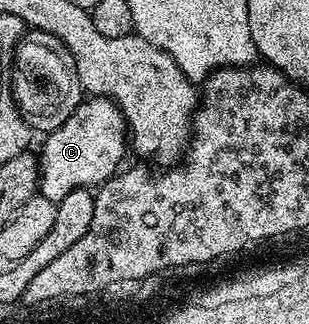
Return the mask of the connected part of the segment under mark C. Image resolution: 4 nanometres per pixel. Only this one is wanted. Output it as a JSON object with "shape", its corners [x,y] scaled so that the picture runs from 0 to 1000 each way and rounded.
{"shape":[[[278,302],[191,386],[191,398],[142,420],[146,444],[126,463],[133,574],[126,596],[184,630],[217,596],[259,577],[311,583],[382,537],[392,488],[411,478],[411,383],[405,355],[359,306]]]}

